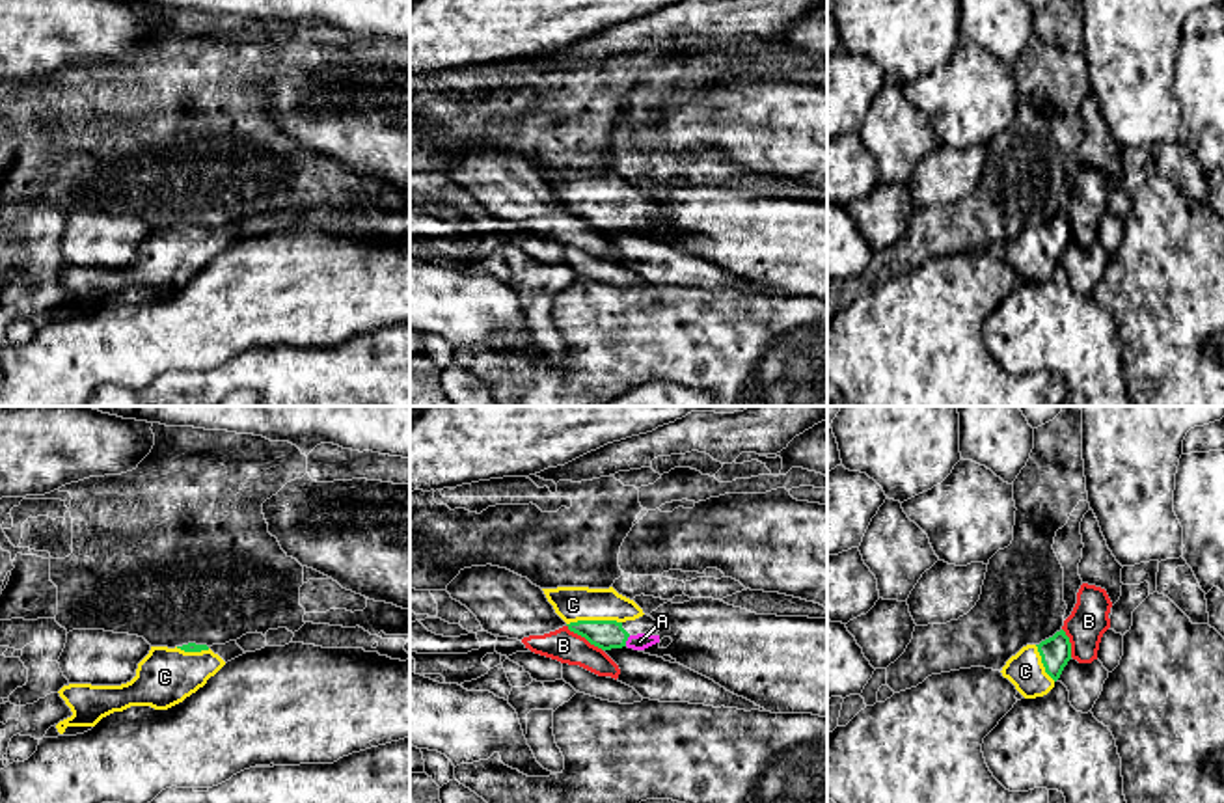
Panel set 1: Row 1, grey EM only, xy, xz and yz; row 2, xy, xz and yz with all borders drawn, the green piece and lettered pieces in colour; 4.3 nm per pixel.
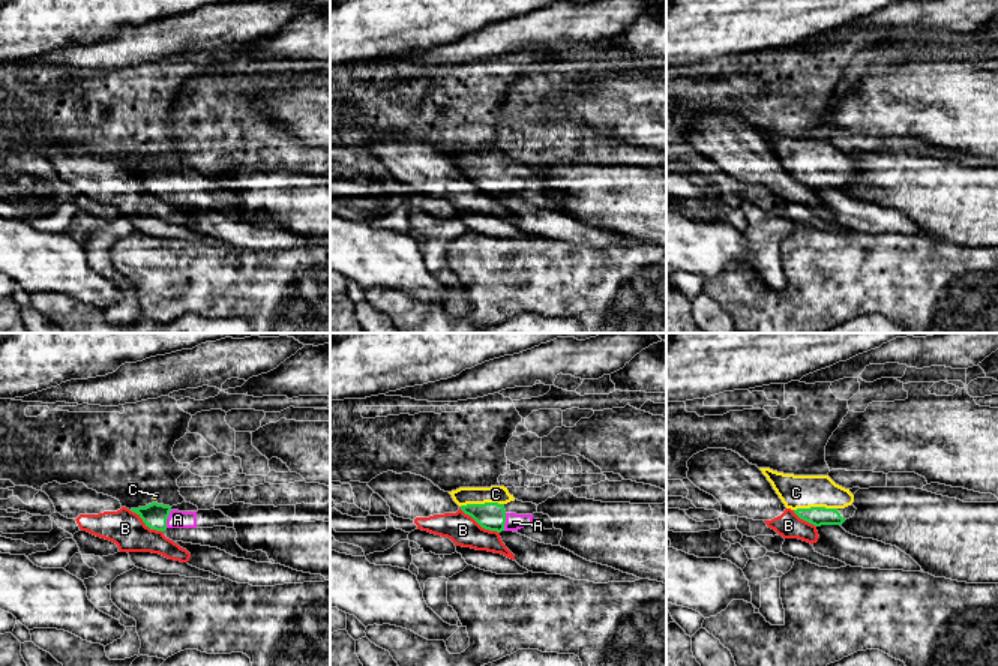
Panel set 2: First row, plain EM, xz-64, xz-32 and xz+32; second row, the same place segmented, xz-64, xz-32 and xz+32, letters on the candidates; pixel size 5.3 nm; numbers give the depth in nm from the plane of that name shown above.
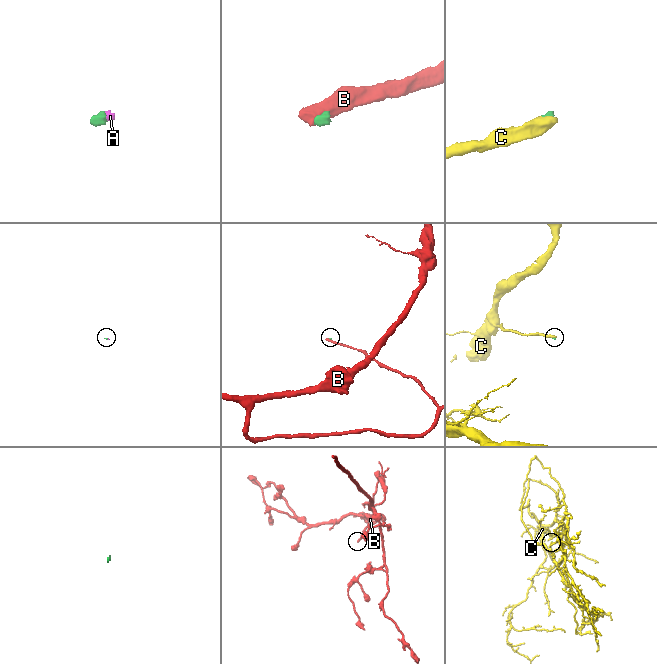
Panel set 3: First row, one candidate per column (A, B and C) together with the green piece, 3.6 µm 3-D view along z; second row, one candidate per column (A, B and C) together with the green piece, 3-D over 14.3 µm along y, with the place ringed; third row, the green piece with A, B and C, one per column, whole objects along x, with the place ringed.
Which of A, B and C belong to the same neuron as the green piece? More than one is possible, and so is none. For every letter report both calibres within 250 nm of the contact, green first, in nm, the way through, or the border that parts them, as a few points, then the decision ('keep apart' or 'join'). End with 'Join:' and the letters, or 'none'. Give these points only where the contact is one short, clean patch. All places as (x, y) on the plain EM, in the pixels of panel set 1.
A: calibres 130 and 70 nm; join
B: calibres 130 and 140 nm; border xz (567, 207), (602, 233); keep apart
C: calibres 130 and 150 nm; way xz (604, 217), (593, 204), (572, 187); join
Join: A, C

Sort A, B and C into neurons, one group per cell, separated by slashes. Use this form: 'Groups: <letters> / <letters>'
Groups: A C / B

